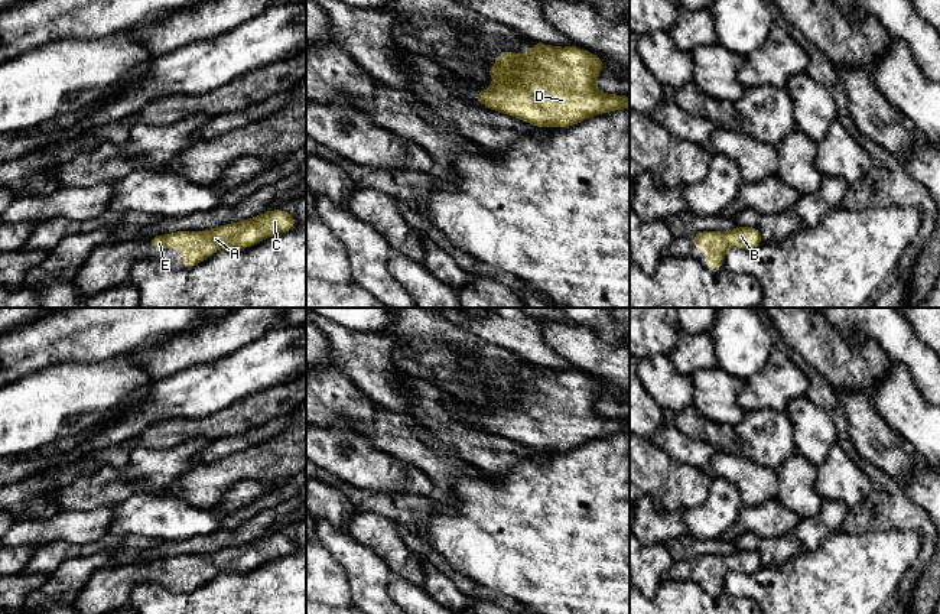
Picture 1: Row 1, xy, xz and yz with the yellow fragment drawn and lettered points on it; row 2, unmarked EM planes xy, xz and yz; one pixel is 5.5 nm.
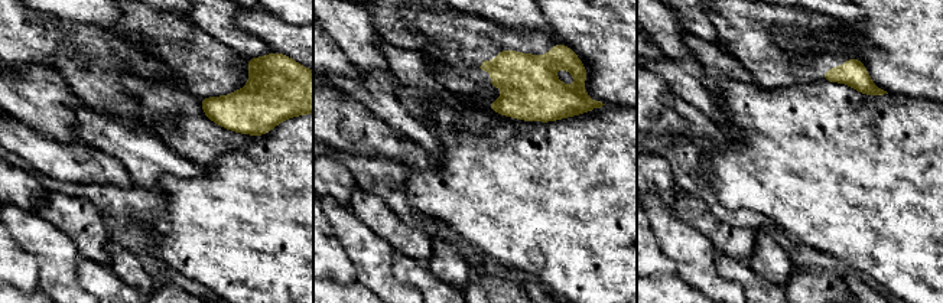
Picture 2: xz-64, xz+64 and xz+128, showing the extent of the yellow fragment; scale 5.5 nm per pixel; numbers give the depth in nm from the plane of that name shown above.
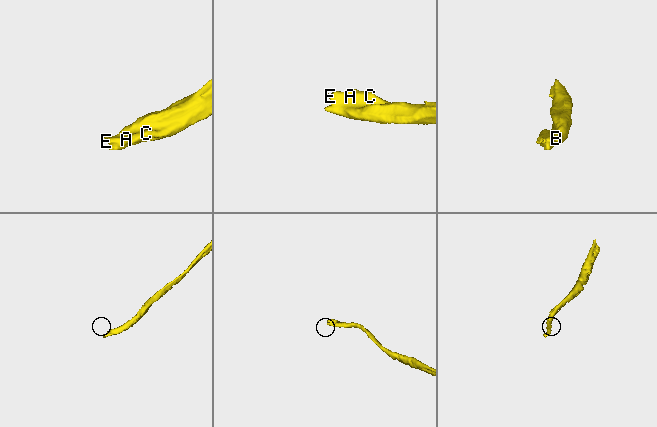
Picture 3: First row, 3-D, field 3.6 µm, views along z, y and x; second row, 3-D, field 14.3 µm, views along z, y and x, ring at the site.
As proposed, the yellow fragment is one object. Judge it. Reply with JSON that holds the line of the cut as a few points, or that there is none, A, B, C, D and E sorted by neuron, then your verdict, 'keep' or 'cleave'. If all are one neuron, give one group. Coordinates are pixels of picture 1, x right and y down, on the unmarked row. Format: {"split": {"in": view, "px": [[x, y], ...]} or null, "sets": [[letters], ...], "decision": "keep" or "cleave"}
{"split": null, "sets": [["A", "B", "C", "D", "E"]], "decision": "keep"}

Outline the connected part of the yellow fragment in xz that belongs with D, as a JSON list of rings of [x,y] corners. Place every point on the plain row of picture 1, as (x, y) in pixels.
[[[534,366],[528,380],[501,376],[495,387],[495,392],[487,393],[487,399],[497,402],[498,406],[472,419],[474,425],[530,448],[565,452],[596,438],[630,432],[630,420],[604,418],[596,413],[604,383],[575,368],[556,371]]]

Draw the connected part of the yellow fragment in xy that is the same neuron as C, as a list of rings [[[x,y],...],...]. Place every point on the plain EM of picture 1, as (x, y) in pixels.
[[[273,533],[240,546],[219,549],[208,555],[176,555],[167,559],[153,558],[150,572],[182,572],[182,592],[191,592],[209,582],[221,571],[248,572],[267,561],[293,553],[292,536]]]

